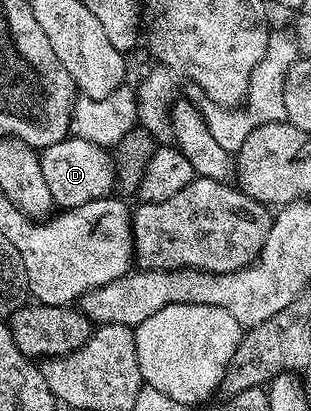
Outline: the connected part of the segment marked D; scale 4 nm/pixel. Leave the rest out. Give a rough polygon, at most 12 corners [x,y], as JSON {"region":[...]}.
{"region":[[70,137],[40,152],[58,208],[104,200],[112,154]]}

